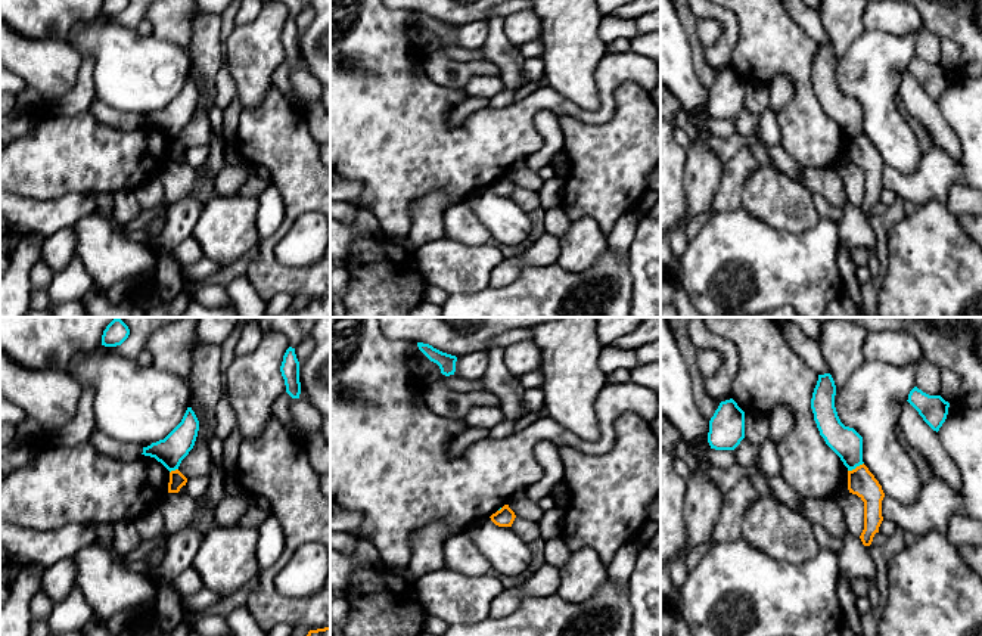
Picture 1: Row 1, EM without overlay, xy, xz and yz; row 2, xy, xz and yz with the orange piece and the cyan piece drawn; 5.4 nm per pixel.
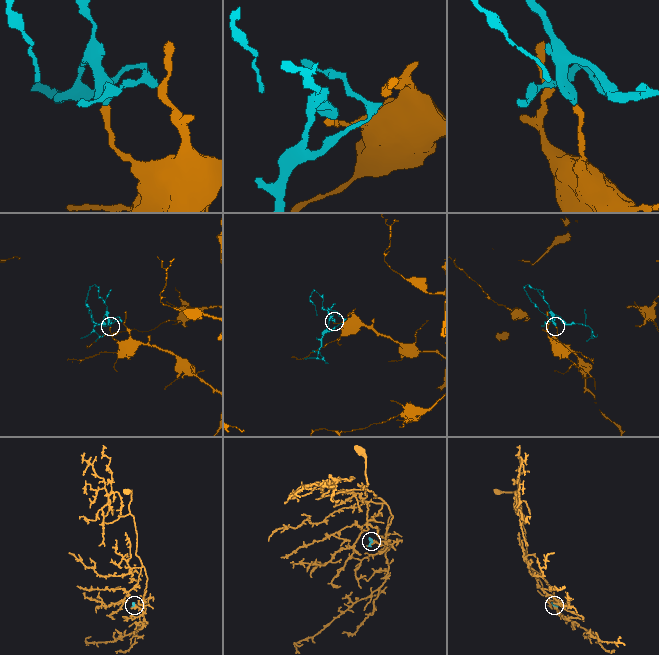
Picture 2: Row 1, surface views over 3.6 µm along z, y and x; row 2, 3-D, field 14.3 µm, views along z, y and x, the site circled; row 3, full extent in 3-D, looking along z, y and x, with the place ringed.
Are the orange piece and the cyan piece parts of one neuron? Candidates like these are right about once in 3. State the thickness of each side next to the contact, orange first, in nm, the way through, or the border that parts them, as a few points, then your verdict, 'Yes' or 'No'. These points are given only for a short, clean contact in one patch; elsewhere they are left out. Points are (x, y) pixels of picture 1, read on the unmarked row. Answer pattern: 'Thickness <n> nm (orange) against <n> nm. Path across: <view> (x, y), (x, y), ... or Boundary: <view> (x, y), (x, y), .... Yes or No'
Thickness 150 nm (orange) against 170 nm. Boundary: yz (863, 132), (848, 140). No

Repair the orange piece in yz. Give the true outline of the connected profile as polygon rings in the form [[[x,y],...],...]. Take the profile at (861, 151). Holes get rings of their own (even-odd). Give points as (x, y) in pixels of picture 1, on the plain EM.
[[[864,133],[848,140],[848,159],[864,171],[864,199],[860,208],[864,215],[870,215],[883,190],[882,170],[885,162]]]

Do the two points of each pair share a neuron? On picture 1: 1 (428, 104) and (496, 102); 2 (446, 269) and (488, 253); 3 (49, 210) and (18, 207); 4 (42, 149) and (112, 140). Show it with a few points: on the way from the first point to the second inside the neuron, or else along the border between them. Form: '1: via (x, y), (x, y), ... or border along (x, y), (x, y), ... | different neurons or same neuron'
1: border along (512, 102), (505, 106), (488, 108) | different neurons
2: via (456, 269), (468, 269), (478, 261) | same neuron
3: via (42, 210), (25, 210) | same neuron
4: via (59, 149), (95, 149) | same neuron

